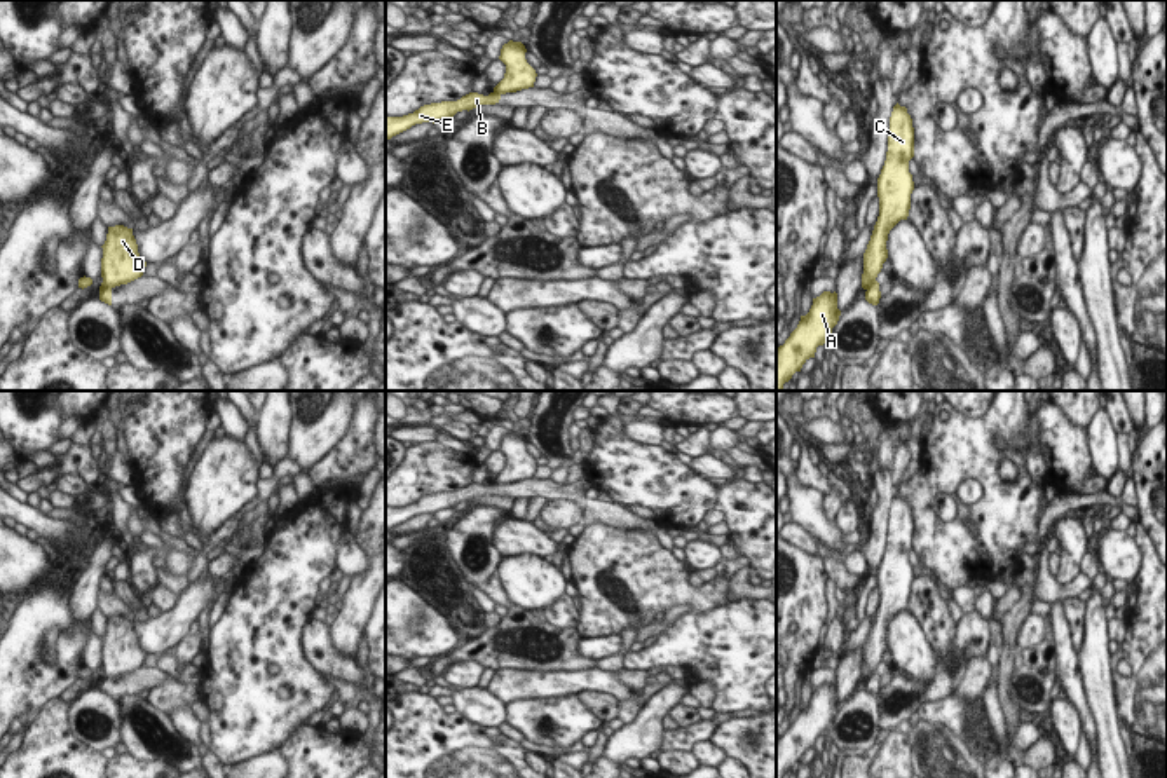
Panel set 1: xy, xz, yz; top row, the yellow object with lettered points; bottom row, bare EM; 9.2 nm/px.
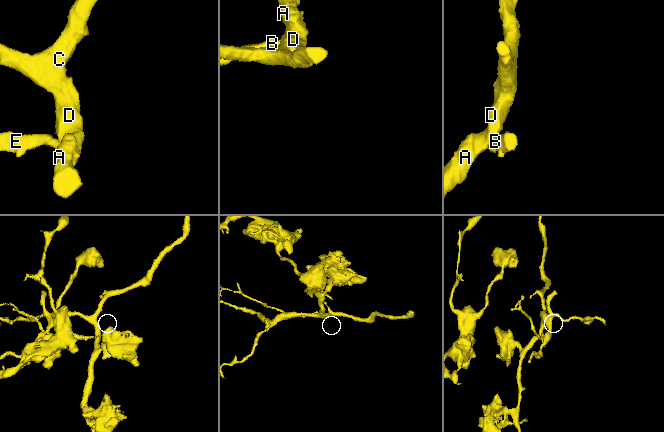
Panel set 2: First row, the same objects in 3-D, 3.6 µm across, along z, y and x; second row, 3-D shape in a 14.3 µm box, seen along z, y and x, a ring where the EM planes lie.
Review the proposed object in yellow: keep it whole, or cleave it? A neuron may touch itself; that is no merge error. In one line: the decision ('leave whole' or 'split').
split

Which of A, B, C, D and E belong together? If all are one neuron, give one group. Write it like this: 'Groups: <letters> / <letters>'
Groups: A C D / B E.

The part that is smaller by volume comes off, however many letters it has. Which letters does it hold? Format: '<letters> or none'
B, E

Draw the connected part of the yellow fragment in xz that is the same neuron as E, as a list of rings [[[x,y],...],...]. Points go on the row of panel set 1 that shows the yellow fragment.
[[[469,92],[462,96],[457,101],[441,101],[441,103],[431,103],[424,105],[413,113],[403,115],[403,117],[387,117],[386,115],[386,138],[391,140],[392,136],[410,129],[415,124],[422,122],[436,122],[440,119],[450,119],[457,112],[462,110],[473,110],[481,105],[495,105],[499,103],[502,92],[490,92],[488,96]]]

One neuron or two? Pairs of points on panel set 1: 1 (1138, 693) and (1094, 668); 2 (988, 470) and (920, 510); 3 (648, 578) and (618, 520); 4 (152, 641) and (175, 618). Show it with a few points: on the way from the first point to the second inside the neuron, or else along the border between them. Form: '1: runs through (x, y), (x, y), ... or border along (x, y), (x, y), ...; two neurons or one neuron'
1: border along (1110, 656), (1113, 682); two neurons
2: runs through (969, 470), (951, 470), (930, 491); one neuron
3: border along (585, 525), (602, 522), (653, 534); two neurons
4: runs through (157, 635), (170, 623); one neuron

